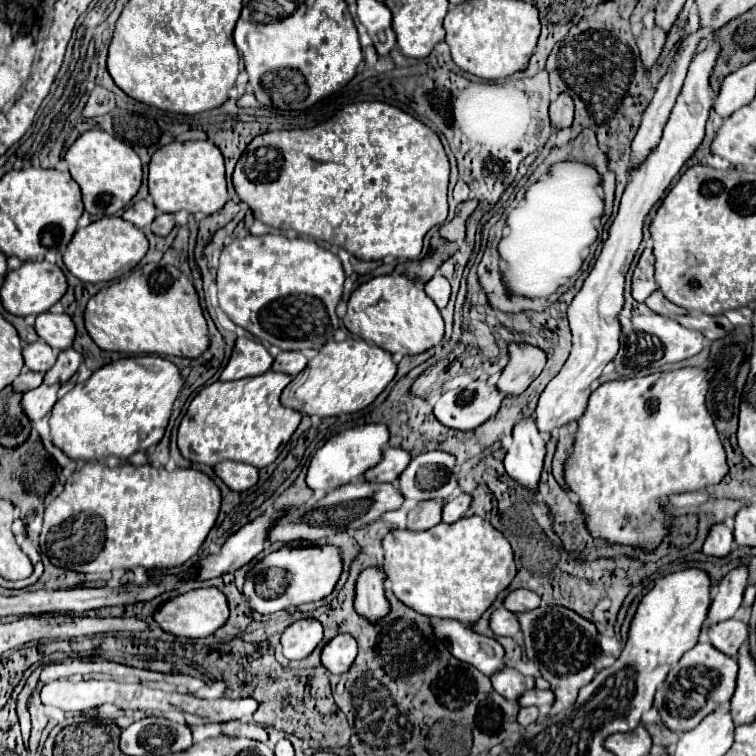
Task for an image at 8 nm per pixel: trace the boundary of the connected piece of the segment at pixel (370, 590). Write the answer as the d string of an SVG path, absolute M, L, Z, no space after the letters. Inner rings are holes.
M381 566L365 568L357 578L355 590L355 612L367 622L381 622L391 614L391 602L385 596L387 590L387 574Z

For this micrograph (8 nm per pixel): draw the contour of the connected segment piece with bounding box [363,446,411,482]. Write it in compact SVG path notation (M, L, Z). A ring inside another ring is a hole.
M385 446L383 460L377 466L373 466L371 470L367 470L363 474L363 480L367 480L367 482L395 482L399 478L399 474L407 468L409 460L411 460L409 452L405 452L401 448Z

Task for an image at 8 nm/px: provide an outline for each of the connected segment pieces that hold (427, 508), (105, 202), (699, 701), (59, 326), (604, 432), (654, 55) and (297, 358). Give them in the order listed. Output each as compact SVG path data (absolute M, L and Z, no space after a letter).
M419 502L409 510L407 518L407 530L411 532L423 532L441 522L441 504L437 502Z
M103 130L83 132L67 150L65 160L73 180L83 192L85 210L91 216L113 216L119 214L127 202L139 192L143 180L143 168L137 152L125 142L113 138Z
M699 644L671 668L663 686L655 694L655 710L661 716L661 722L671 732L687 732L695 728L707 714L715 708L731 700L735 692L735 678L737 678L737 662L729 656L715 650L711 644Z
M43 312L37 316L35 330L41 340L45 340L55 350L67 350L75 340L75 324L67 314Z
M679 368L643 377L611 380L591 394L589 406L579 418L573 452L565 466L565 480L573 498L581 504L583 514L587 514L591 534L607 538L613 544L653 548L669 528L669 520L657 504L661 496L697 492L709 484L721 482L727 472L727 462L715 430L714 415L706 406L707 390L709 380L705 368Z
M655 24L643 26L643 30L637 36L637 46L641 50L641 60L647 68L651 68L657 62L663 44L665 44L663 30L659 30Z
M281 352L275 358L271 370L283 372L283 374L289 374L289 376L297 376L305 366L307 366L307 358L301 352Z

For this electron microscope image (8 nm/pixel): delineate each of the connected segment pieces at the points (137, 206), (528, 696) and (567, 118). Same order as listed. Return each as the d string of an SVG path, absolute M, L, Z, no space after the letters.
M147 200L135 202L135 204L133 204L131 208L127 208L125 214L123 214L123 218L125 218L127 222L135 224L137 228L149 226L149 224L155 220L155 216L157 216L157 210L155 210L155 206L153 206L151 202L147 202Z
M531 688L519 696L519 706L551 706L553 704L553 692L551 690L539 690Z
M559 94L553 102L551 102L551 108L549 108L549 114L551 114L551 122L555 128L567 128L573 124L573 114L575 114L575 104L573 104L573 98L565 94Z

